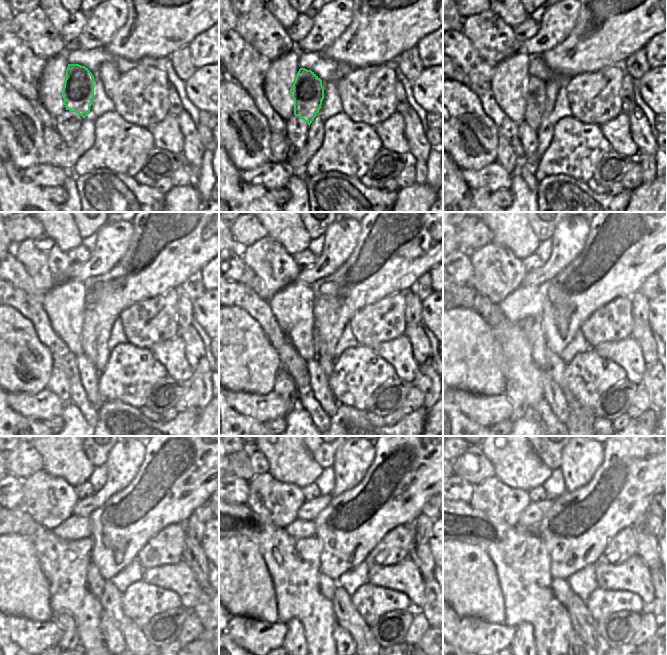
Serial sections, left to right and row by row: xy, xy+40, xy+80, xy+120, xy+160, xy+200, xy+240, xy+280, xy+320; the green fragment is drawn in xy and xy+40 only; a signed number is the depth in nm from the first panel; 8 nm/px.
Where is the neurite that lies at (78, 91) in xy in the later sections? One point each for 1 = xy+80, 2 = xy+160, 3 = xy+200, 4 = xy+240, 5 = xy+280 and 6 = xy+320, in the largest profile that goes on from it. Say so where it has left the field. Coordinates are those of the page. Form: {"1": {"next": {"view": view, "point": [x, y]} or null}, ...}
{"1": {"next": {"view": "xy+80", "point": [536, 87]}}, "2": {"next": {"view": "xy+160", "point": [325, 361]}}, "3": {"next": {"view": "xy+200", "point": [554, 365]}}, "4": {"next": {"view": "xy+240", "point": [111, 599]}}, "5": {"next": {"view": "xy+280", "point": [347, 616]}}, "6": {"next": {"view": "xy+320", "point": [584, 625]}}}

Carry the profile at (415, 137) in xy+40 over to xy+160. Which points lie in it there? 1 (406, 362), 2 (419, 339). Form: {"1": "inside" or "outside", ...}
{"1": "outside", "2": "inside"}

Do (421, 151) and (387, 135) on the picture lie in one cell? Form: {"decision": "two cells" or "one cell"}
{"decision": "two cells"}

